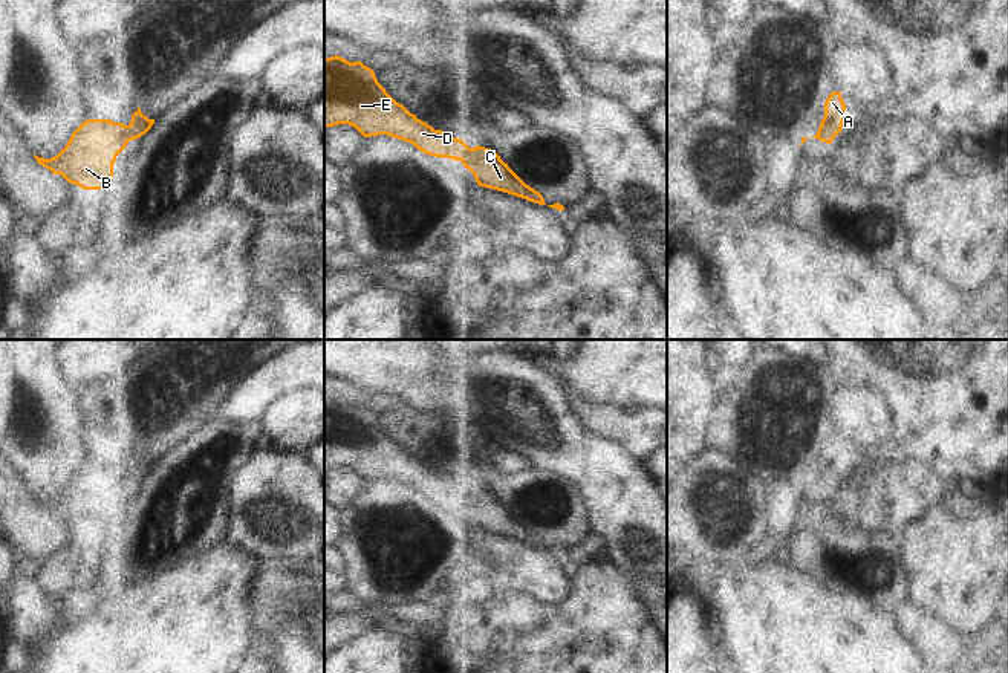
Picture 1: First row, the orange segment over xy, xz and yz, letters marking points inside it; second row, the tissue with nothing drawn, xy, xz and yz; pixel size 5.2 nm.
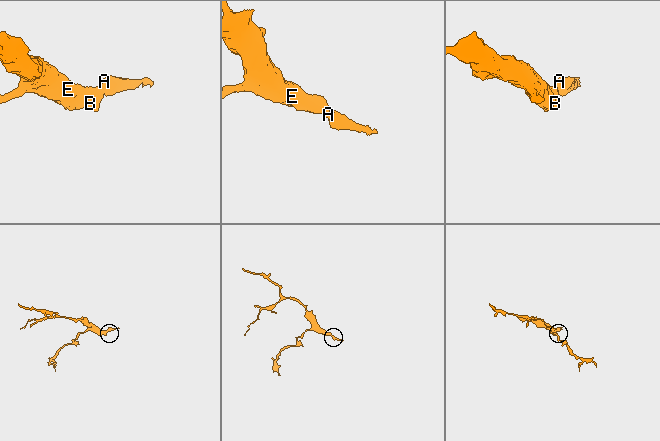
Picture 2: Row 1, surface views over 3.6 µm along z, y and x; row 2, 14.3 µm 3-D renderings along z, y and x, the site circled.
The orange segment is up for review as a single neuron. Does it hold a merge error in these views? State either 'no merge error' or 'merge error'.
no merge error

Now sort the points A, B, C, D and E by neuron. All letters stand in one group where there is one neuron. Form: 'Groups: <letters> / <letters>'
Groups: A B C D E

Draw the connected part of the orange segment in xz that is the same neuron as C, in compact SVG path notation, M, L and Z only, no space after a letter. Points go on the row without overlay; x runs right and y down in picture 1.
M324 399L324 470L349 467L364 480L387 477L413 486L425 497L460 503L477 528L546 548L500 499L485 489L470 491L462 482L444 477L396 445L361 404Z

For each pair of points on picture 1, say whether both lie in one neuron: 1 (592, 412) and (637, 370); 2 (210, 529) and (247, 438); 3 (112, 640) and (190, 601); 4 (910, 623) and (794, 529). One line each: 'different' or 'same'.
1: different
2: same
3: same
4: different

